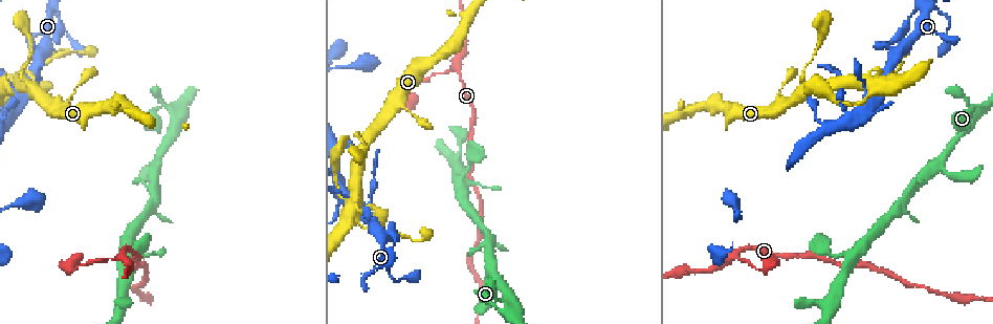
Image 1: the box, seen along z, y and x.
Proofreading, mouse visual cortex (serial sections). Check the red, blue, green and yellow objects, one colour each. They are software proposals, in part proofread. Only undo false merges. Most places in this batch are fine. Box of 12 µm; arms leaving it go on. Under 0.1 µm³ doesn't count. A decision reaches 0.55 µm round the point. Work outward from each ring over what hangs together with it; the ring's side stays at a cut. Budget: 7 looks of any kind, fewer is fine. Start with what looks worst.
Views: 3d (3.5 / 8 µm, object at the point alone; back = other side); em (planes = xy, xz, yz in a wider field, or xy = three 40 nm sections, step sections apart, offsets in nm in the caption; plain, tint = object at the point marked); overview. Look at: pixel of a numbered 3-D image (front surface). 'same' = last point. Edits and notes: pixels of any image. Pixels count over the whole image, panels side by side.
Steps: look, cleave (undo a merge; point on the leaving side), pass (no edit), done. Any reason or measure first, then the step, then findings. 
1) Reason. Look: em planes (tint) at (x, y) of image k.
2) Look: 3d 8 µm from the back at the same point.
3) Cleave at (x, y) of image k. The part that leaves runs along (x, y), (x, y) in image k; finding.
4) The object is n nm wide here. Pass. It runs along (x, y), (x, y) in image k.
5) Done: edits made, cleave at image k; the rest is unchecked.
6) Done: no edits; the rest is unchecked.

Look: 3d 8 µm at (736, 256) of image 1.

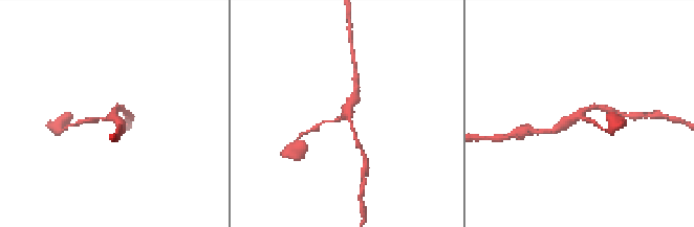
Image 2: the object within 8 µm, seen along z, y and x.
Zoom in. Look: 3d 3.5 µm at (350, 116) of image 2.

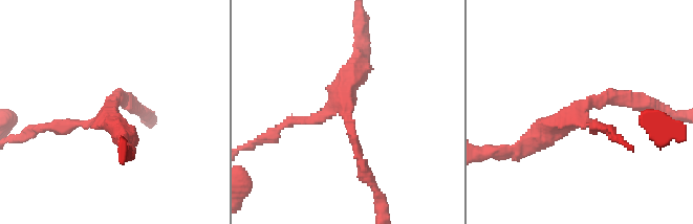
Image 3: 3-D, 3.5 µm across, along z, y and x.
3 arms meet here; the arms are 150, 150, 300 nm wide. Look: em xy step 2 (tint) at (110, 113) of image 3.

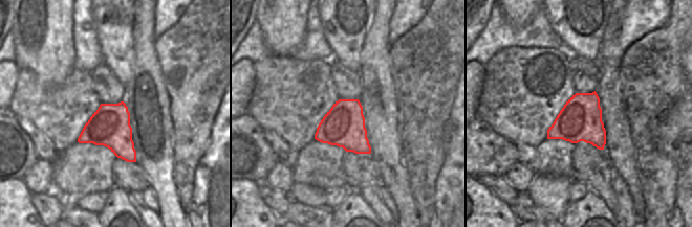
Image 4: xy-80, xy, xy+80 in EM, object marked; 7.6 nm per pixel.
Pass. It runs along (362, 163), (343, 104), (282, 126) in image 3; continuous, no second cell.

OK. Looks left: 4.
Sharp bend. Look: 3d 8 µm at (177, 112) of image 1.

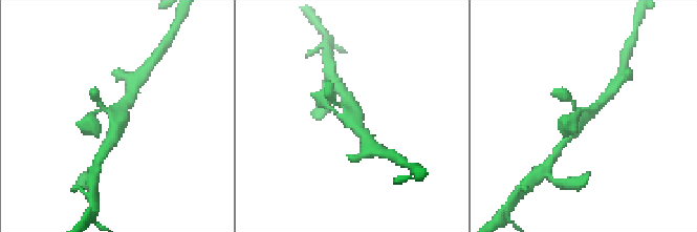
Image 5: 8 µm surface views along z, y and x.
Look: em xy step 1 (tint) at (349, 117) of image 5.

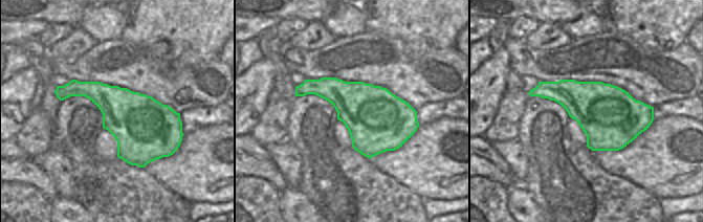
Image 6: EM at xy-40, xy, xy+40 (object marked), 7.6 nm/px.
Pass. It runs along (576, 114), (589, 110), (567, 139) in image 5; one cell here.

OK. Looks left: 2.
Four-way junction. Look: 3d 8 µm at (23, 102) of image 1.

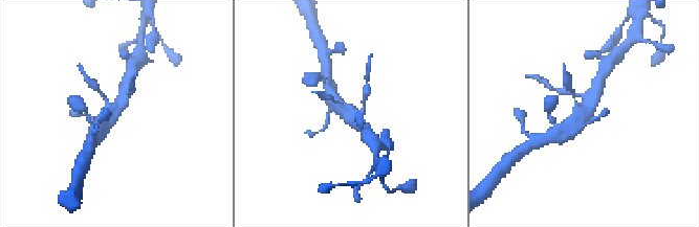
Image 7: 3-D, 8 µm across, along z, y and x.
Look: 3d 3.5 µm at (344, 111) of image 7.

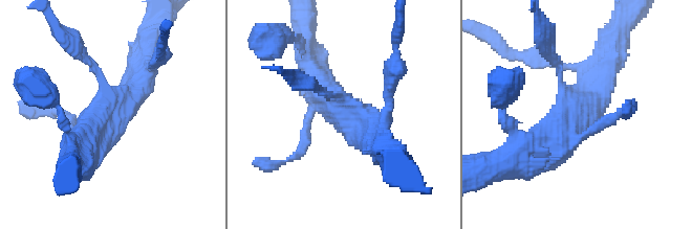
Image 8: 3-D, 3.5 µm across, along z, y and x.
Pass. It runs along (609, 61), (578, 118), (537, 160) in image 8; all the same cell.

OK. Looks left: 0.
Done: no edits; the rest is unchecked.

